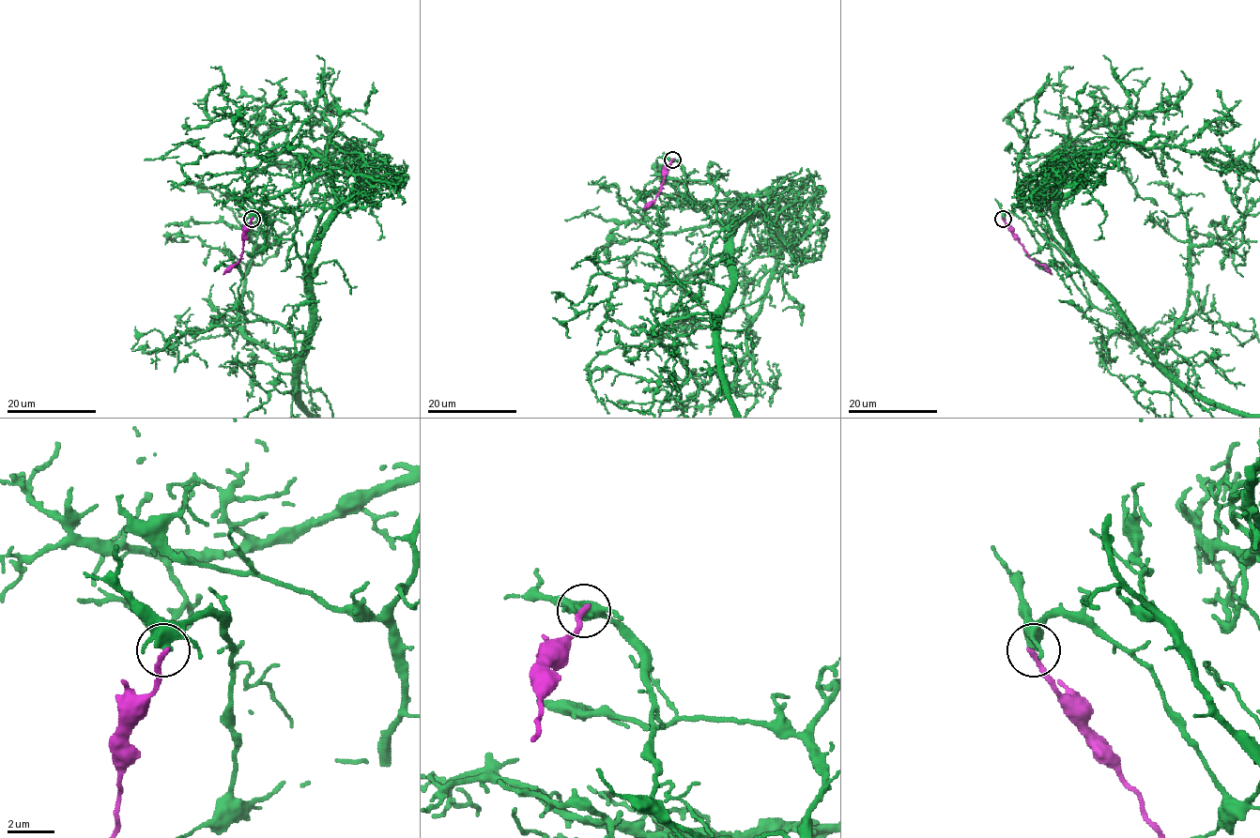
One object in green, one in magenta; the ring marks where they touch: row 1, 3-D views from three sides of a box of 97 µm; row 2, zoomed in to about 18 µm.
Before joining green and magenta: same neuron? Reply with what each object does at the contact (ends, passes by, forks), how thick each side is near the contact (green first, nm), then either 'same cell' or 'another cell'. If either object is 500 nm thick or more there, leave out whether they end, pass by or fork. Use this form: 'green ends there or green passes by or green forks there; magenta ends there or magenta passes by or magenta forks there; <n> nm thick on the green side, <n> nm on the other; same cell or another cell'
green forks there; magenta ends there; 360 nm thick on the green side, 240 nm on the other; another cell

